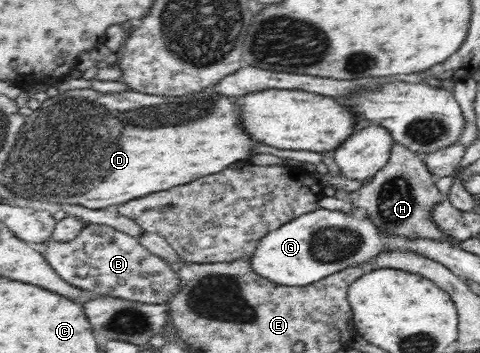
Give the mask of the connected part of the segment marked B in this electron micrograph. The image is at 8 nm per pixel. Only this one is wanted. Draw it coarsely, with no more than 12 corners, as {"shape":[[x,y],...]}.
{"shape":[[87,224],[43,255],[97,296],[168,304],[176,267],[136,237]]}

